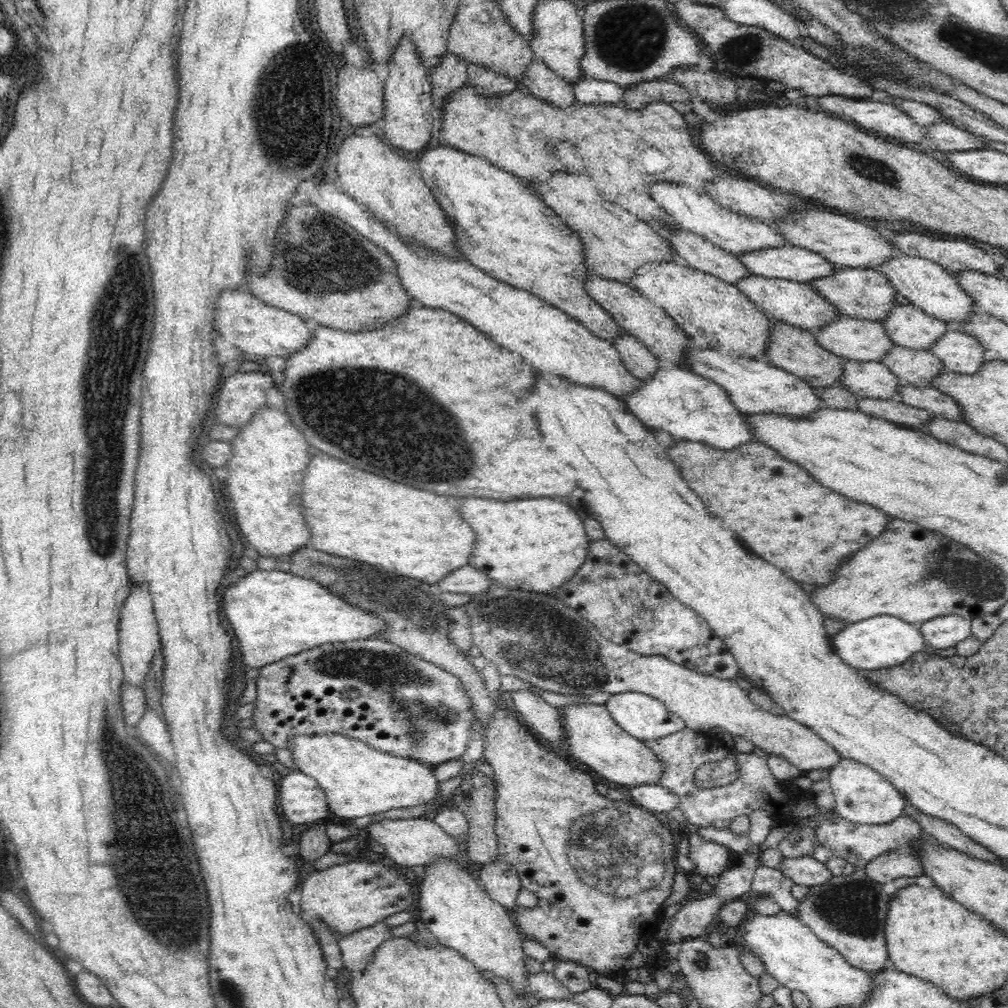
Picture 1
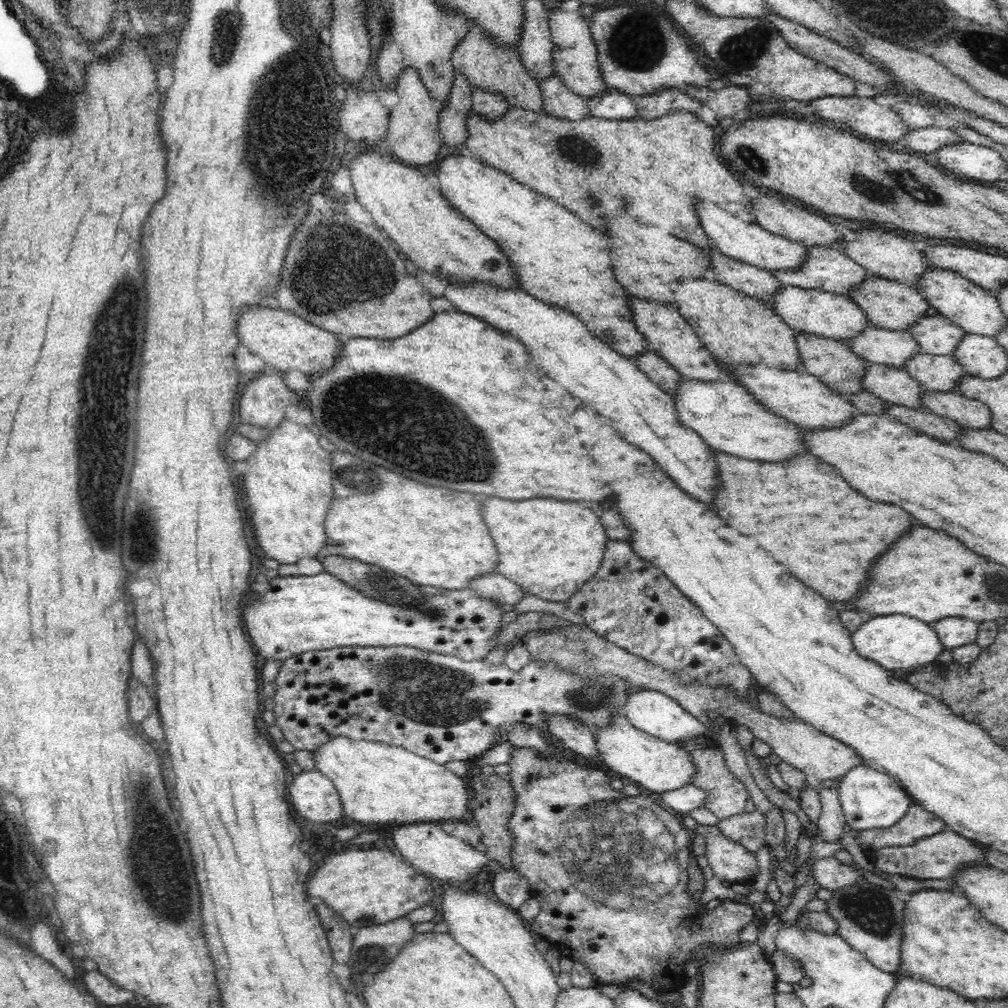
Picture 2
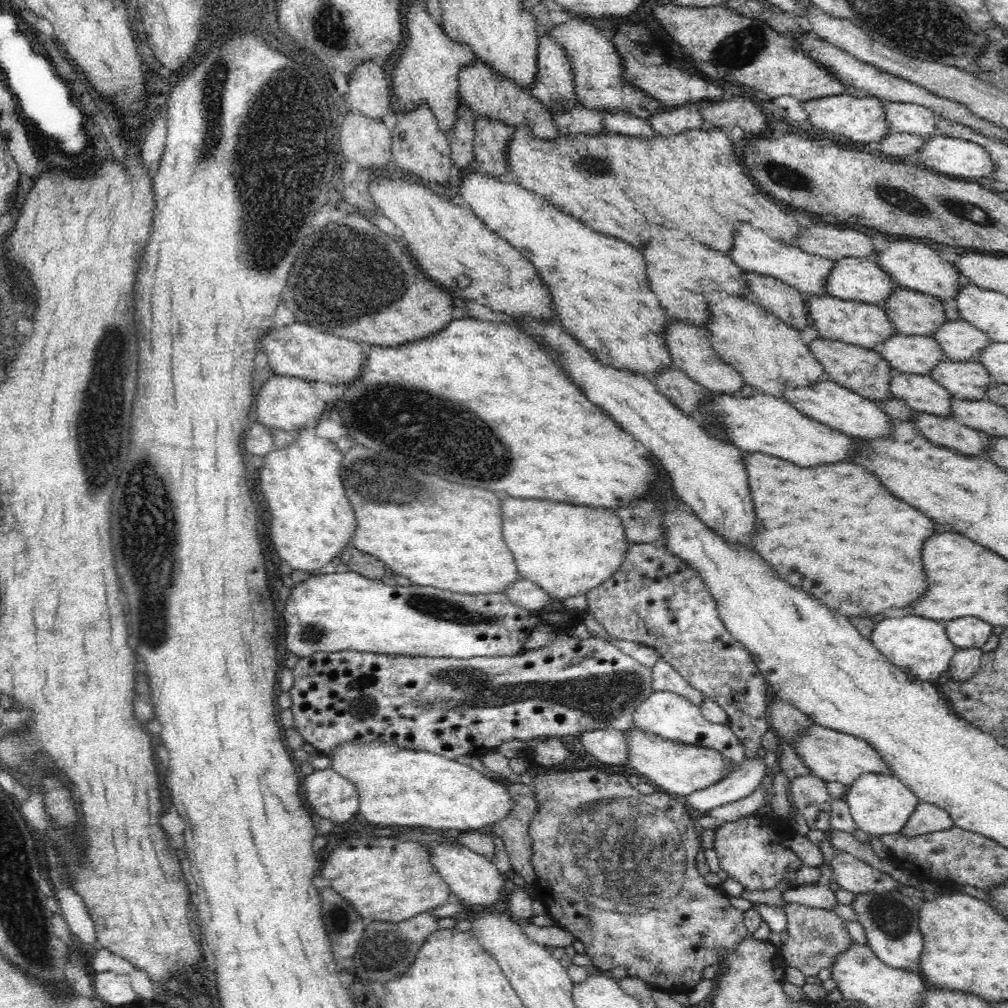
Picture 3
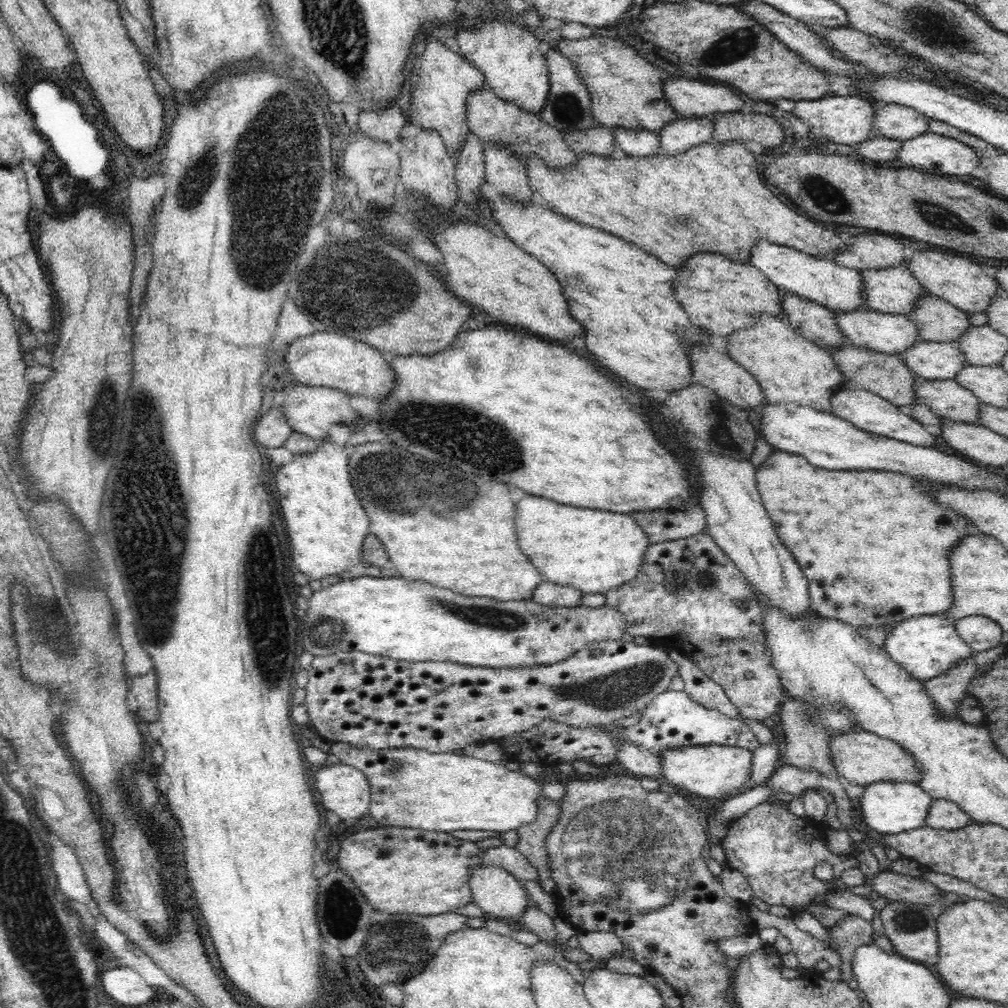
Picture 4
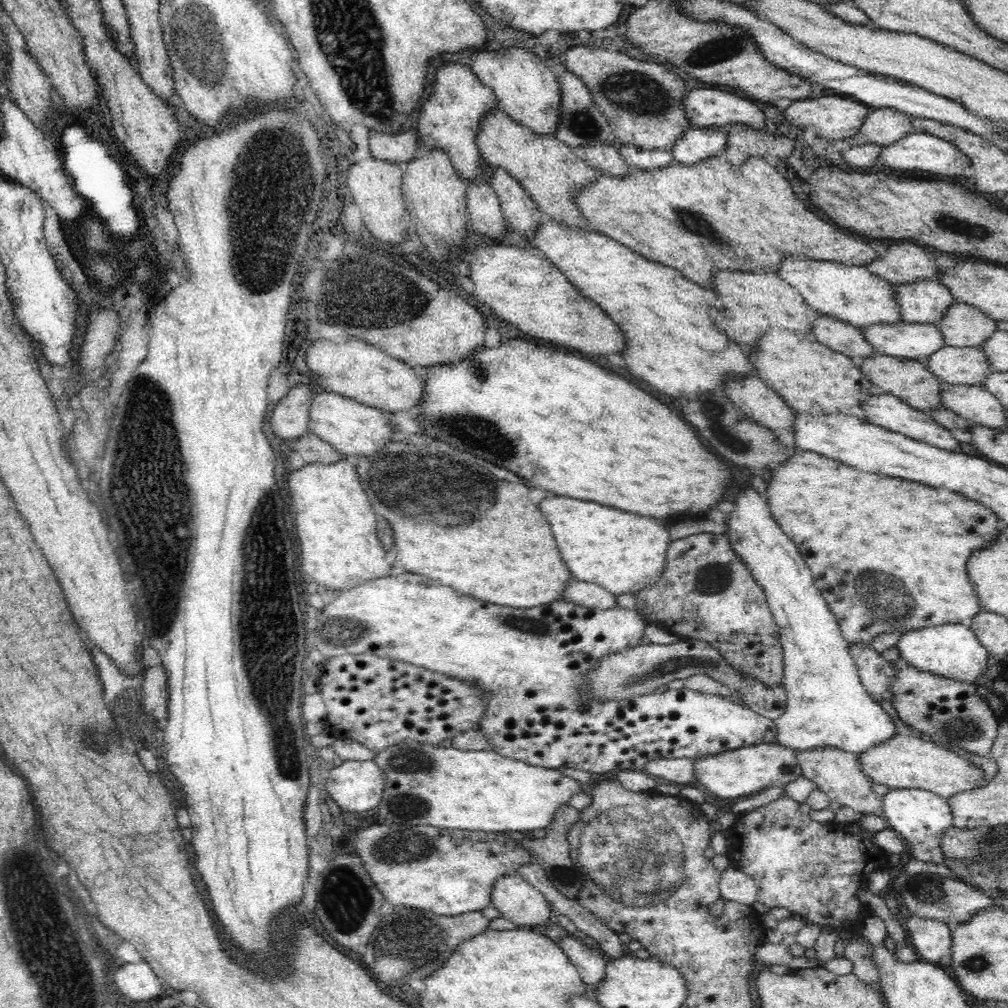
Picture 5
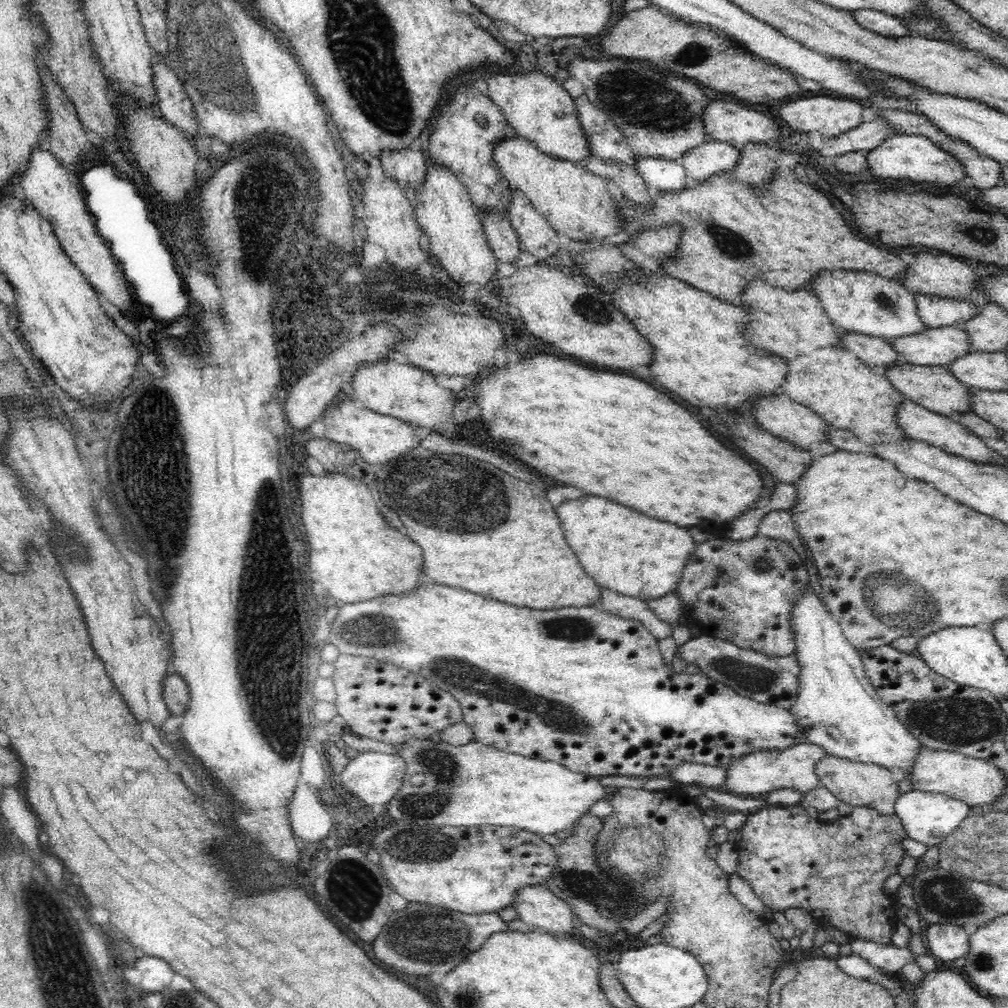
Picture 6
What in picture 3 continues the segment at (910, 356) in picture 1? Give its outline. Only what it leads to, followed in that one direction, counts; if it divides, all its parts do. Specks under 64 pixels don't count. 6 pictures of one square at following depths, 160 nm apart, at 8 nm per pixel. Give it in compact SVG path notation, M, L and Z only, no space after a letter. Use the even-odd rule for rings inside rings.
M944 359L938 362L937 367L932 369L929 375L940 386L946 387L952 396L974 401L987 399L985 392L992 382L986 367L977 360Z

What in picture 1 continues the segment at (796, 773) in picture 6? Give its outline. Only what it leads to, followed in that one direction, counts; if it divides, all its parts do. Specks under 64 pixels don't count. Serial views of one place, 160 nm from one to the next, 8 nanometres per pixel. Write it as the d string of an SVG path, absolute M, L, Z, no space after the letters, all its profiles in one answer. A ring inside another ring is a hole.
M584 702L567 704L558 709L561 712L561 727L567 736L562 748L570 754L570 758L588 766L588 771L593 770L610 784L629 788L658 784L666 767L658 761L654 751L646 747L644 740L630 736L615 723L605 704Z

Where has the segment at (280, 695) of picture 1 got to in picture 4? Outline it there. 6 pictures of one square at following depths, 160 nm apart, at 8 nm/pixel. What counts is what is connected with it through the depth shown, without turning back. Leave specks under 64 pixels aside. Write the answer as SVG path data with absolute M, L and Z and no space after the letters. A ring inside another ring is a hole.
M605 640L589 642L577 653L565 658L560 662L549 665L534 665L533 667L506 667L492 668L479 666L466 666L454 662L410 662L407 660L396 660L376 654L368 654L360 651L336 651L334 654L317 656L307 668L308 683L306 684L306 696L303 703L308 708L307 726L314 728L322 739L328 742L346 743L357 748L368 748L372 750L396 749L399 747L413 747L430 751L433 754L445 754L454 752L456 749L464 749L478 742L499 742L504 736L514 736L520 732L526 732L534 726L538 726L542 720L555 720L569 724L574 728L586 728L586 726L615 725L629 722L636 718L637 714L647 704L668 689L670 680L679 674L678 665L668 655L668 648L657 644L636 645L622 640Z

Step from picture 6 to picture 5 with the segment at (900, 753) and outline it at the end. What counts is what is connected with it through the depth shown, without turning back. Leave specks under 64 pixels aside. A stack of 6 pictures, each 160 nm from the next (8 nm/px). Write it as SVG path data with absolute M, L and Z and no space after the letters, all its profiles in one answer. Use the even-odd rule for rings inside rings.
M740 488L732 502L733 509L725 520L728 543L762 587L769 609L778 625L783 648L783 687L787 699L783 715L775 720L777 733L774 743L794 751L836 748L858 755L886 742L899 731L881 704L894 704L890 686L898 674L896 668L899 665L886 660L872 645L849 643L842 636L834 613L815 585L810 567L796 544L773 519L765 497L758 494L754 488Z

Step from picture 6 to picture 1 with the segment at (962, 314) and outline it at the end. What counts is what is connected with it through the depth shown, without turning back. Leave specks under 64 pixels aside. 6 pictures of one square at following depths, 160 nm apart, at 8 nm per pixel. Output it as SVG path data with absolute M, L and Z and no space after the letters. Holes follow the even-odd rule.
M797 246L772 247L737 256L752 274L764 278L782 278L812 285L818 278L828 278L838 270L821 254Z

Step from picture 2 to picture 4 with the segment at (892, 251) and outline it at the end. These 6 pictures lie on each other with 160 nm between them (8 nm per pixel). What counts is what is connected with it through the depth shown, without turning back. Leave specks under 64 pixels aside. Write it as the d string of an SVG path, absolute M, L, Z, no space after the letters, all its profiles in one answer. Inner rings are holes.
M922 249L918 254L908 256L903 266L918 281L918 285L924 287L928 295L942 299L968 313L983 312L985 314L996 296L1006 296L991 269L976 265L965 257L952 256L940 250Z

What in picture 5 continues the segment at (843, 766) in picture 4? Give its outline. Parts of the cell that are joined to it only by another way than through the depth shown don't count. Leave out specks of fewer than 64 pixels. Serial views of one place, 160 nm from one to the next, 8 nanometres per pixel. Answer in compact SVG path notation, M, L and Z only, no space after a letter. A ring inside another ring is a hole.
M898 732L886 742L858 754L860 770L872 783L892 789L917 788L929 790L947 799L949 796L986 786L984 772L956 752L945 750L932 740L913 733Z

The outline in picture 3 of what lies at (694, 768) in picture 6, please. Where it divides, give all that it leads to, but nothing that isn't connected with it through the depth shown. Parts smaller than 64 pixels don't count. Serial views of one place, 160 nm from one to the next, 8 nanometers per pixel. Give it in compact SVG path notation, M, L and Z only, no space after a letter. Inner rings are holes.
M614 729L593 730L573 737L578 752L590 752L594 758L608 765L628 765L628 745L624 731Z

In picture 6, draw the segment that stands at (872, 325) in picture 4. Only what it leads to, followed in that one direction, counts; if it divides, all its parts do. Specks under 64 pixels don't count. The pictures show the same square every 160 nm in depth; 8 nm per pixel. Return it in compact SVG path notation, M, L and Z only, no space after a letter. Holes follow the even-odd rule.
M958 327L928 328L920 334L888 341L896 351L898 363L920 366L949 365L971 352L970 339Z

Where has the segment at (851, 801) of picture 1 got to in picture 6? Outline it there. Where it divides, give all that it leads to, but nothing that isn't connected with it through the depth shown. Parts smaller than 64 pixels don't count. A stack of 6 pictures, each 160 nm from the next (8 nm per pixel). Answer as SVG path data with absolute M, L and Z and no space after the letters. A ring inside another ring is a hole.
M914 789L898 795L895 800L894 811L902 821L907 836L916 842L920 842L920 844L925 844L927 848L938 846L971 814L970 805L961 800L950 798L945 794L932 794Z

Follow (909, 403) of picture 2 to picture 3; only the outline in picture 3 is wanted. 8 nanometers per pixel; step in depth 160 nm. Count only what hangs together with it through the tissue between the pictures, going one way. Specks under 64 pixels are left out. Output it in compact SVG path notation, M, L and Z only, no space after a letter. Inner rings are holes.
M893 370L889 391L894 399L903 400L911 410L952 418L954 396L929 374L908 374Z

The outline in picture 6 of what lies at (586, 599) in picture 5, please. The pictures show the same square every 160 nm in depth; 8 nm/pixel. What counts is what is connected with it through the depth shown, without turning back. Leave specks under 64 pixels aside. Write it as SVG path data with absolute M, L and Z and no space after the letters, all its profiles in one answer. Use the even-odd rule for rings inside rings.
M602 588L601 599L596 606L614 616L640 621L658 640L672 636L672 629L677 625L657 619L654 612L648 609L646 600L624 596L608 588Z

